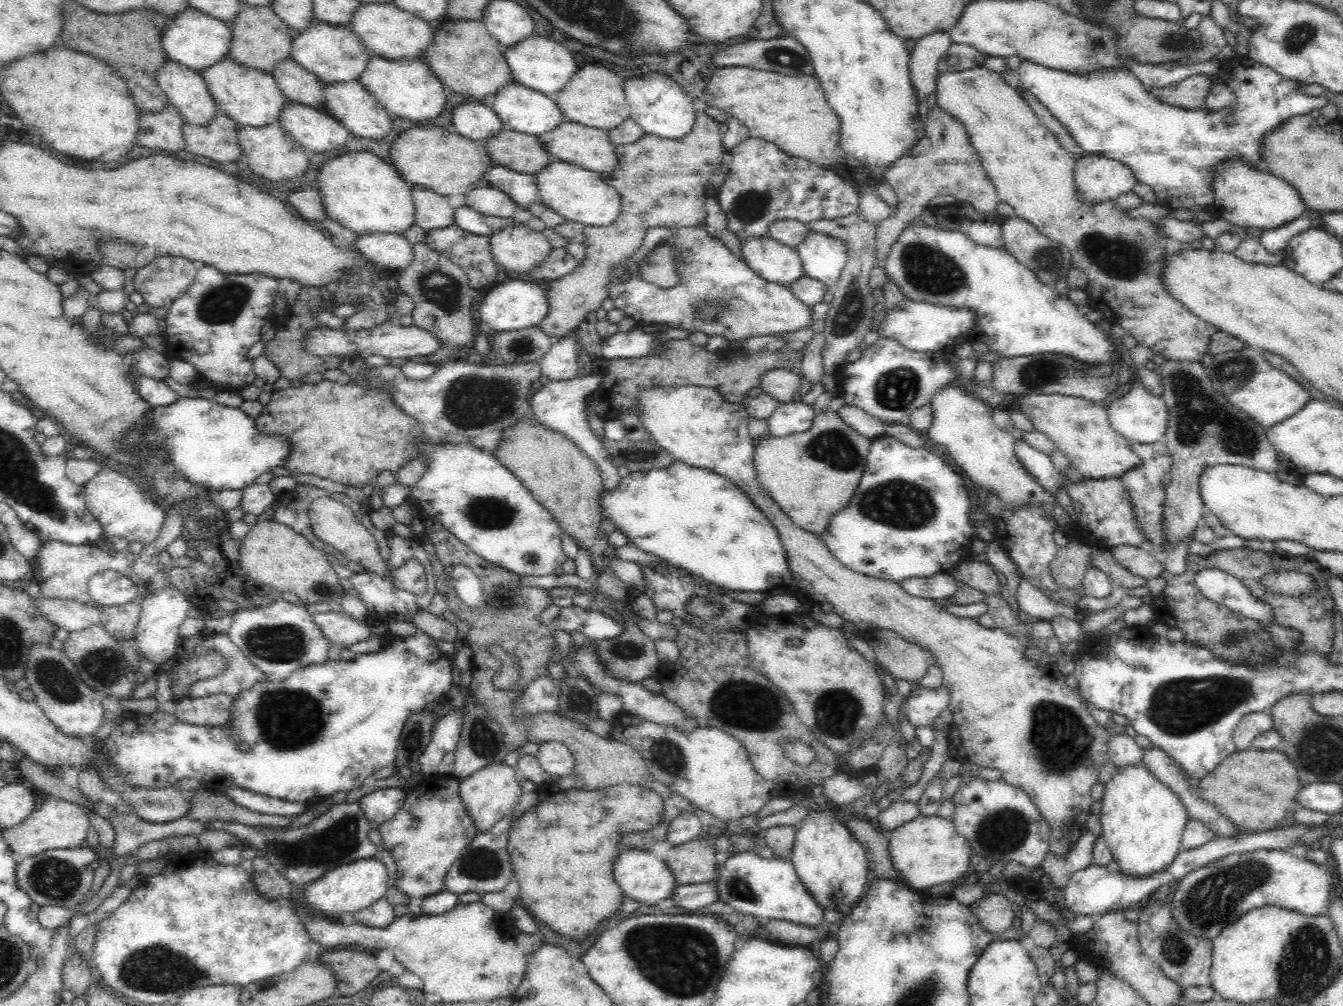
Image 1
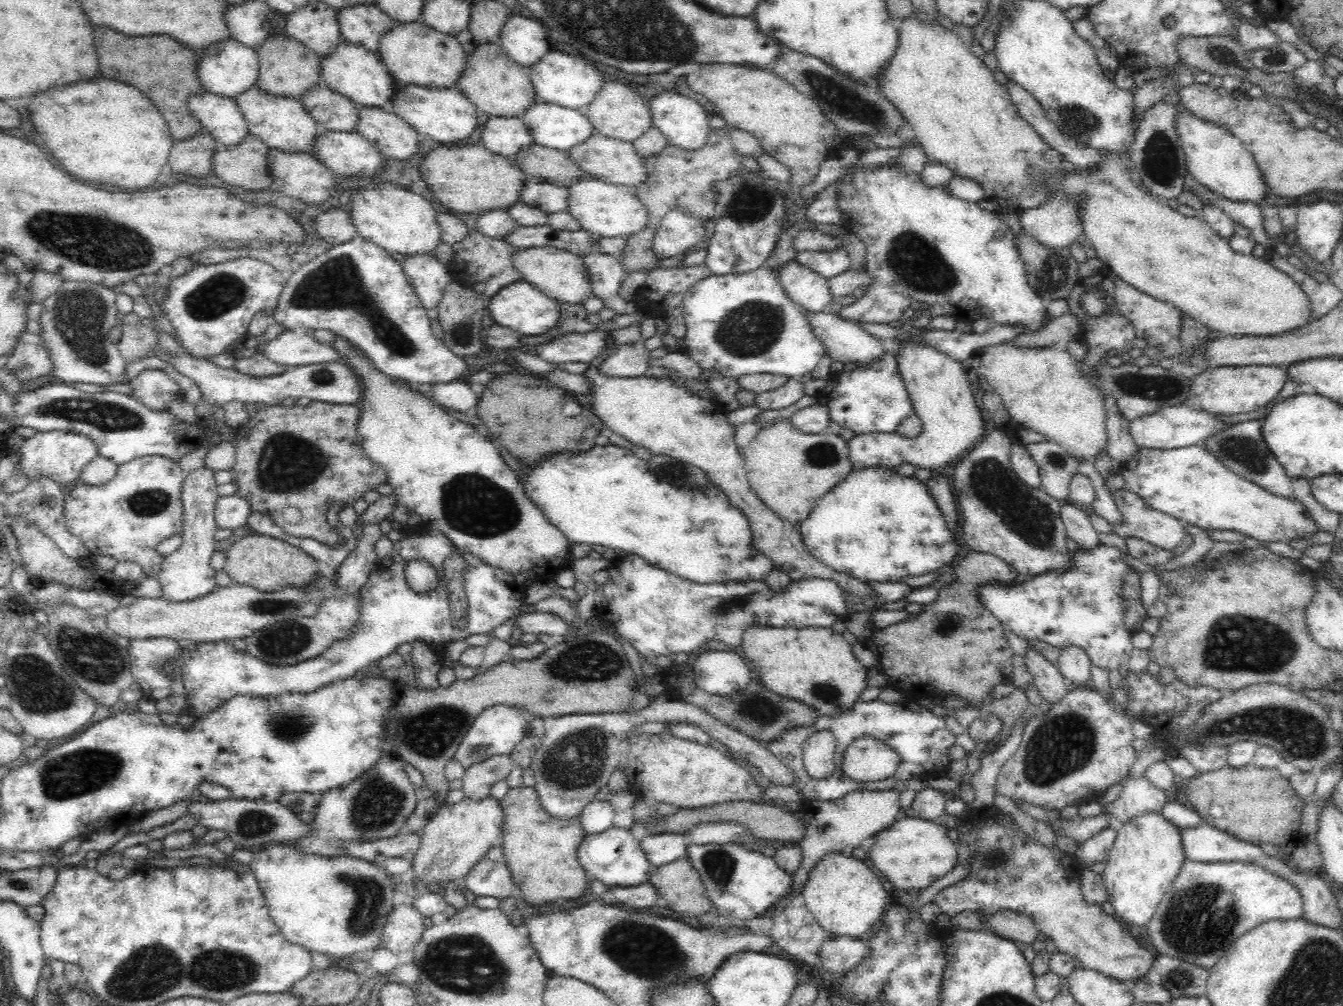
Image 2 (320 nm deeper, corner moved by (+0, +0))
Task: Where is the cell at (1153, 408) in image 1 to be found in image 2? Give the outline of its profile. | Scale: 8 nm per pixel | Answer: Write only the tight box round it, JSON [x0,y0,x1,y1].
[1129,405,1230,450]

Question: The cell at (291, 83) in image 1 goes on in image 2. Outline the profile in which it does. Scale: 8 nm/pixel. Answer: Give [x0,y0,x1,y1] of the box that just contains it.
[301,84,358,132]

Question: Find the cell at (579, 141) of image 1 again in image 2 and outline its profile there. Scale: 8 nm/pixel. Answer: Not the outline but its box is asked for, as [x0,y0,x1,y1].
[569,132,647,187]

